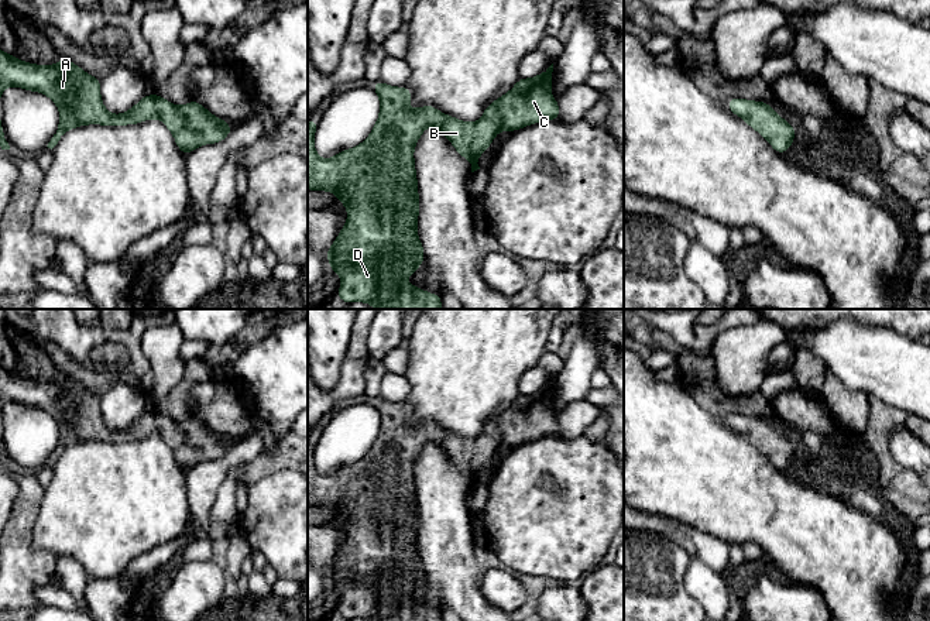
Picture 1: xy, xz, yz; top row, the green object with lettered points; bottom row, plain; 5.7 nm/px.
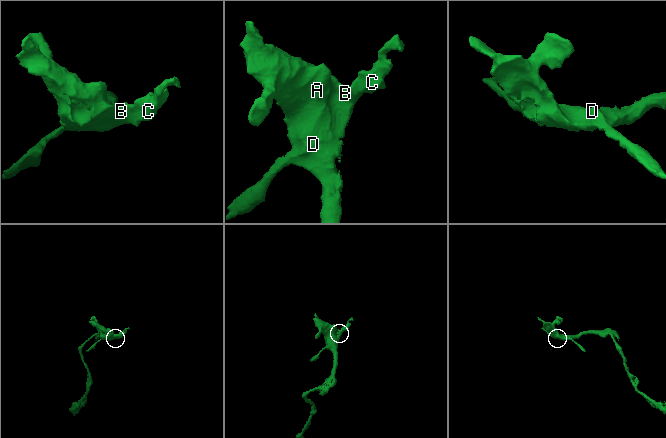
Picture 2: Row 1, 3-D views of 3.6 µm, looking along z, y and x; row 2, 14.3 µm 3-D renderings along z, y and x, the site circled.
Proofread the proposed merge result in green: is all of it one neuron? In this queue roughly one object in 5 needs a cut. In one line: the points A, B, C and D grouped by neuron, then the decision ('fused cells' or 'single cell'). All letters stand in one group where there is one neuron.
A B C D | single cell

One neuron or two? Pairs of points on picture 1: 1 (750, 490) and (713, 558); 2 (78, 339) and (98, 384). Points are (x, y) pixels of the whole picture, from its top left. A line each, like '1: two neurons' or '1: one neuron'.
1: two neurons
2: two neurons

